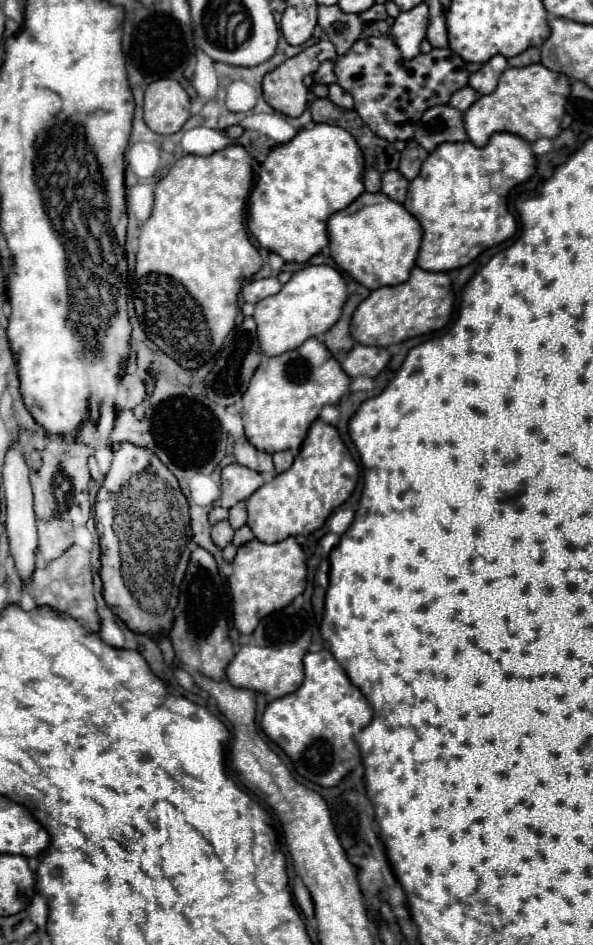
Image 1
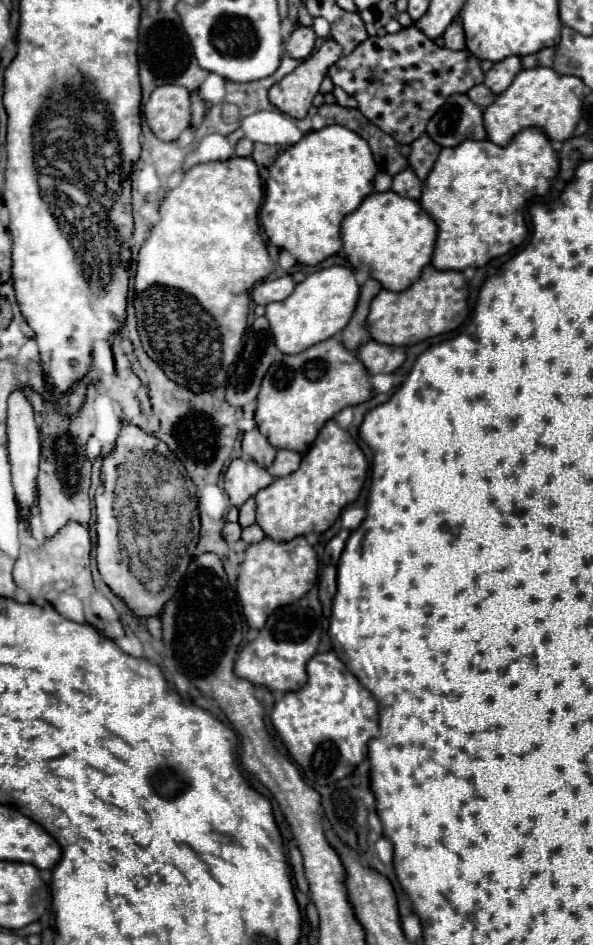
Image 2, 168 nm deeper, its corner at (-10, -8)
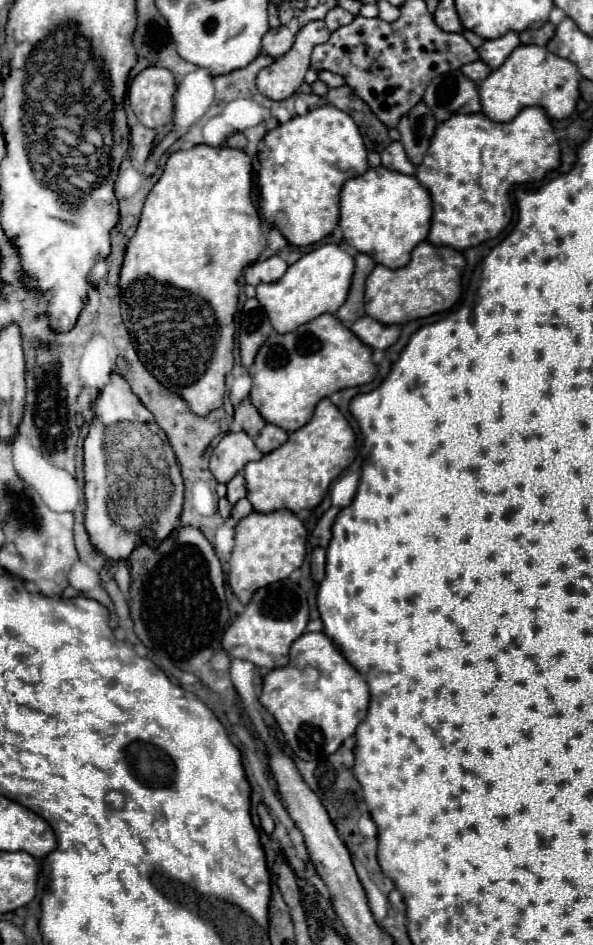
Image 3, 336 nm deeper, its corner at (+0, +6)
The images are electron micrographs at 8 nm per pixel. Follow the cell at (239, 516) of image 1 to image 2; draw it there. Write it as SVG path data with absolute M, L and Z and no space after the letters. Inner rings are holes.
M251 497L239 507L239 525L249 527L253 523L255 523L255 499Z

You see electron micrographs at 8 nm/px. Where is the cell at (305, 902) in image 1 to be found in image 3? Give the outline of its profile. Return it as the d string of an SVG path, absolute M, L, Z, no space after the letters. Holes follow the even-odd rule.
M263 803L259 805L257 813L259 813L259 817L261 817L261 827L263 827L263 831L265 831L265 833L273 833L273 831L275 831L275 821L271 819L271 815L269 815L269 811L267 811L267 807L265 807Z

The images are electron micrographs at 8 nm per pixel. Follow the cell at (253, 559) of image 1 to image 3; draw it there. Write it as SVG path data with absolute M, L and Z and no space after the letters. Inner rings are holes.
M273 511L273 513L251 513L241 519L235 527L235 547L229 559L229 585L237 599L247 605L253 593L265 585L287 579L295 569L301 567L305 559L305 543L307 529L297 519L297 515L289 511Z

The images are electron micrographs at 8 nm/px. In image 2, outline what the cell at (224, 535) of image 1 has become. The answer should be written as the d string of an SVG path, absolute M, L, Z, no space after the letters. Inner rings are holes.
M225 523L225 527L223 527L223 539L229 543L229 545L233 545L237 539L241 539L241 527L239 527L239 523Z

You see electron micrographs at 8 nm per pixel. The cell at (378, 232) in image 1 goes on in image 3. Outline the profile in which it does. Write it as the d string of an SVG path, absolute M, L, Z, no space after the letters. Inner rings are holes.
M383 165L369 169L343 185L339 209L339 227L345 243L389 269L401 269L409 263L411 251L427 239L433 211L431 197L421 189L415 175L405 177Z

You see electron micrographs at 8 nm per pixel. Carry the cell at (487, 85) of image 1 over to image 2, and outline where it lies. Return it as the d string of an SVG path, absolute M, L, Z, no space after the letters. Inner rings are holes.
M517 55L507 57L507 59L503 59L503 61L497 61L497 63L485 73L485 85L487 85L495 95L499 95L499 93L503 93L503 91L511 85L513 77L515 77L519 71L521 71L521 57L517 57Z

